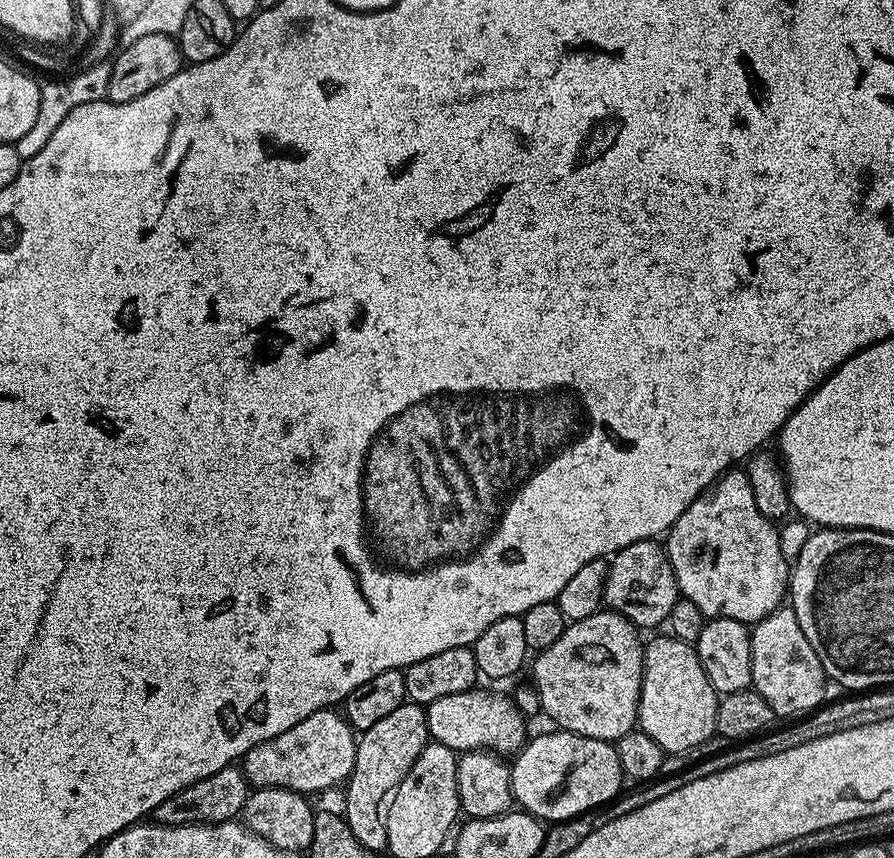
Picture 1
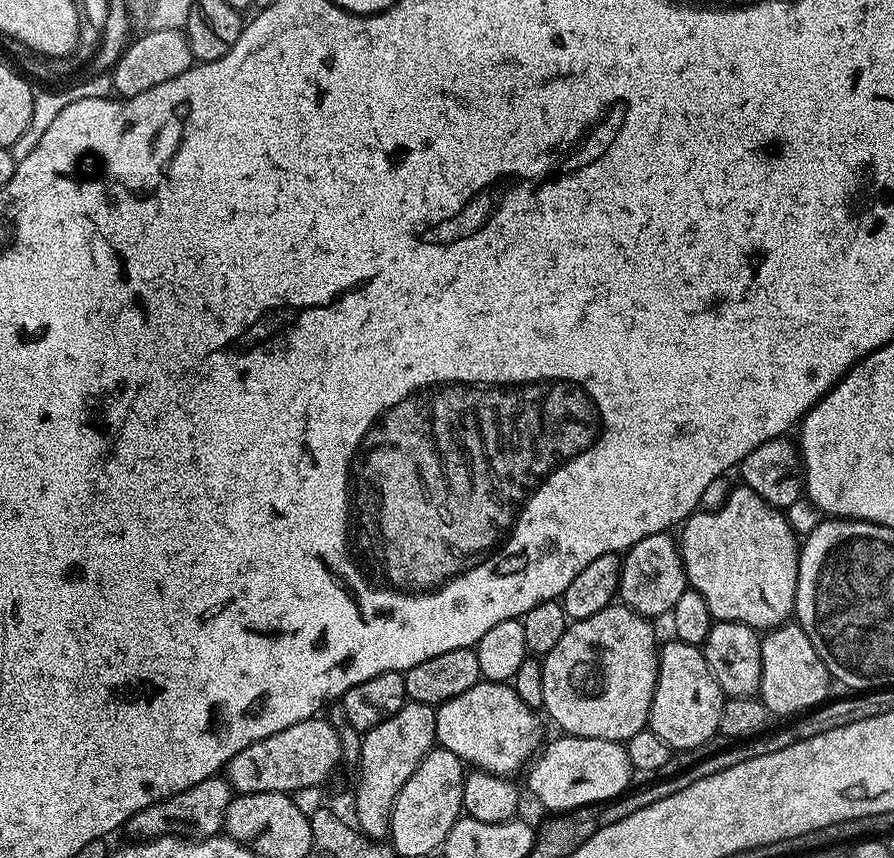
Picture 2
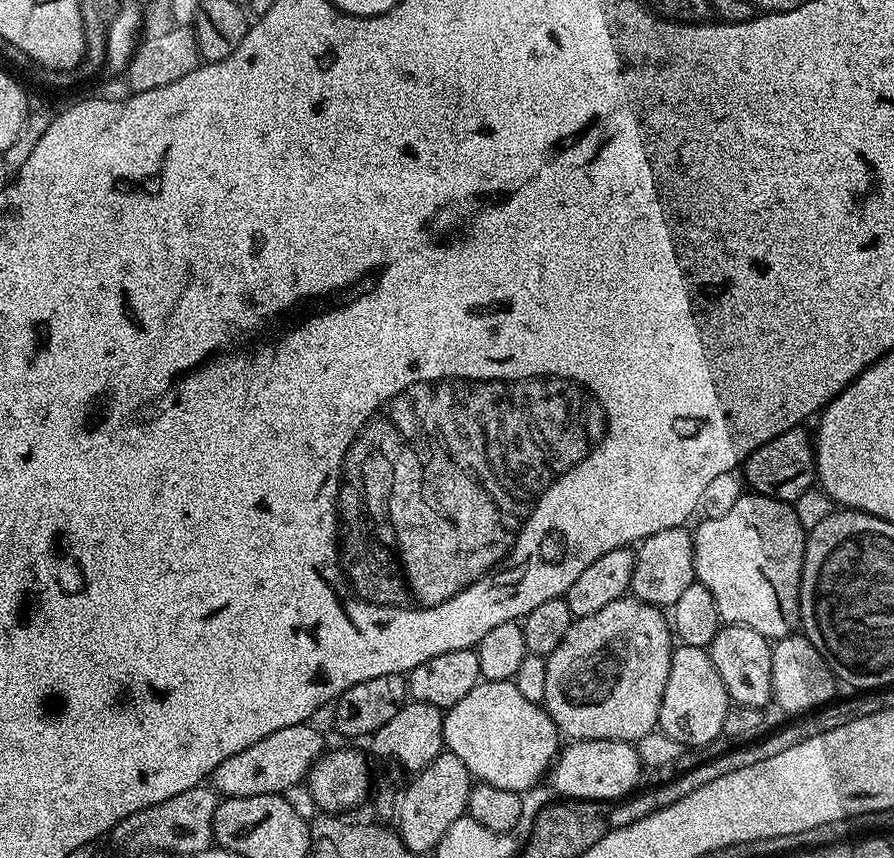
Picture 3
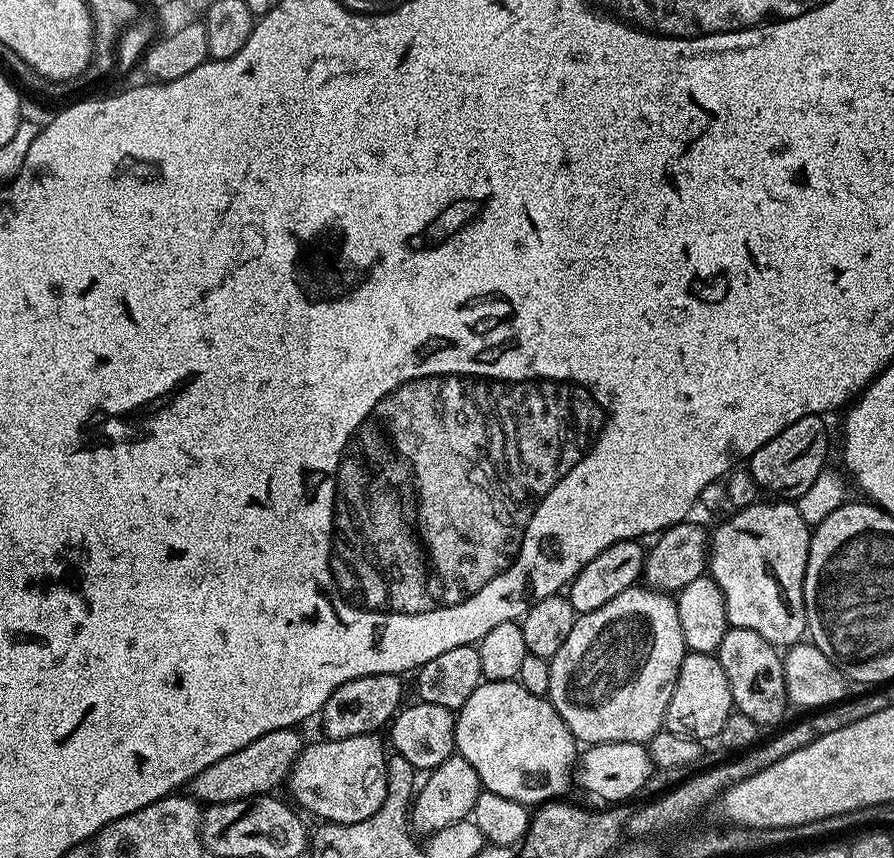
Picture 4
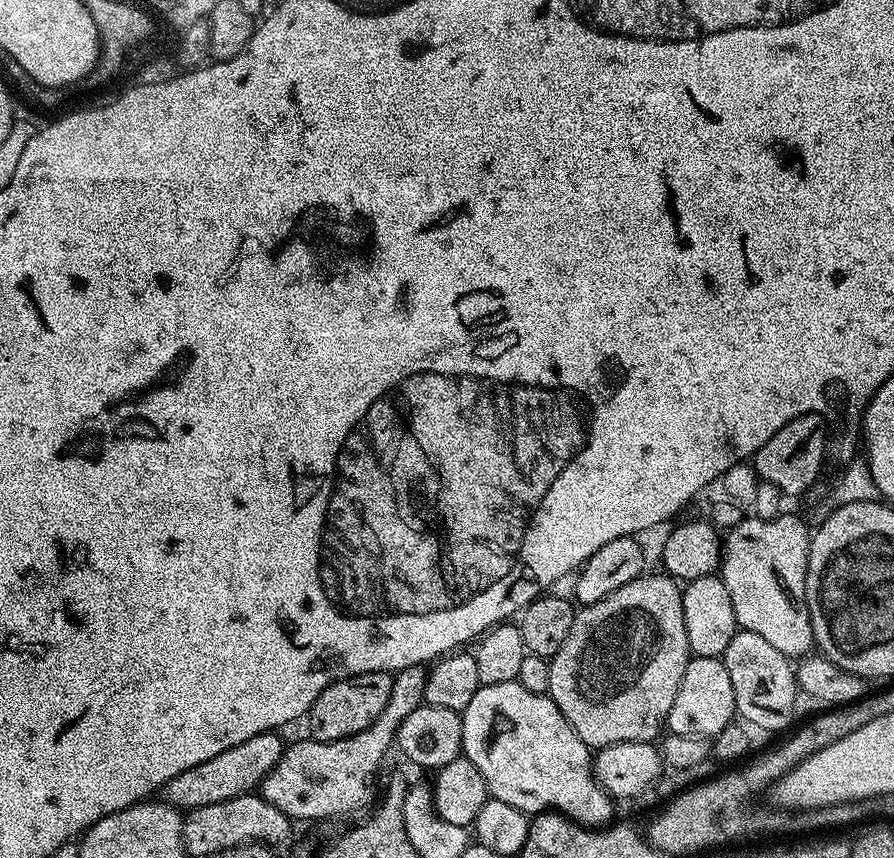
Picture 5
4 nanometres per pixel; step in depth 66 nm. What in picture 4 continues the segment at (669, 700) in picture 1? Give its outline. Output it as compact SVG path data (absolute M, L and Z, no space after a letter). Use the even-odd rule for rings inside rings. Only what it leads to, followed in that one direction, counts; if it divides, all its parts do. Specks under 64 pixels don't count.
M688 652L678 670L678 682L674 682L670 706L666 706L664 728L682 738L690 738L697 742L715 741L733 710L730 682L719 659L711 652Z

